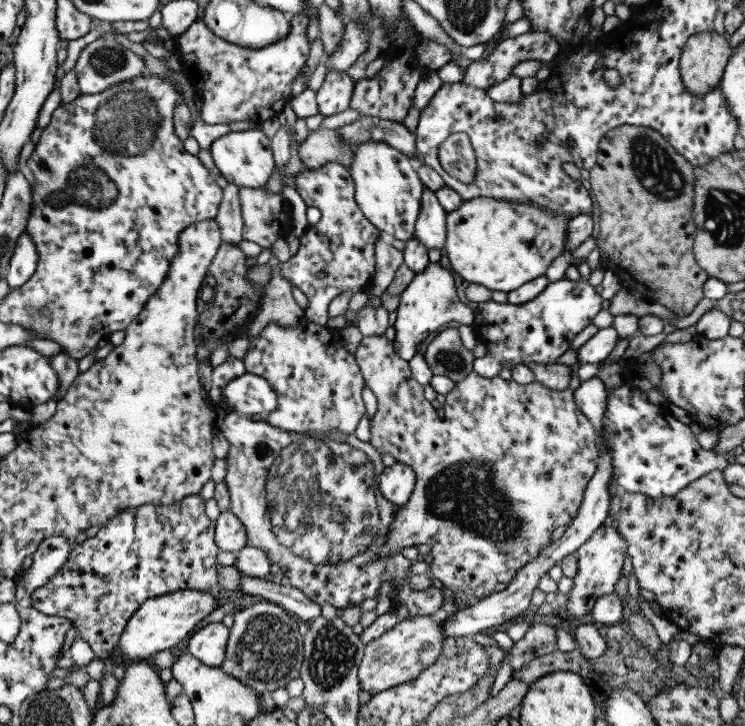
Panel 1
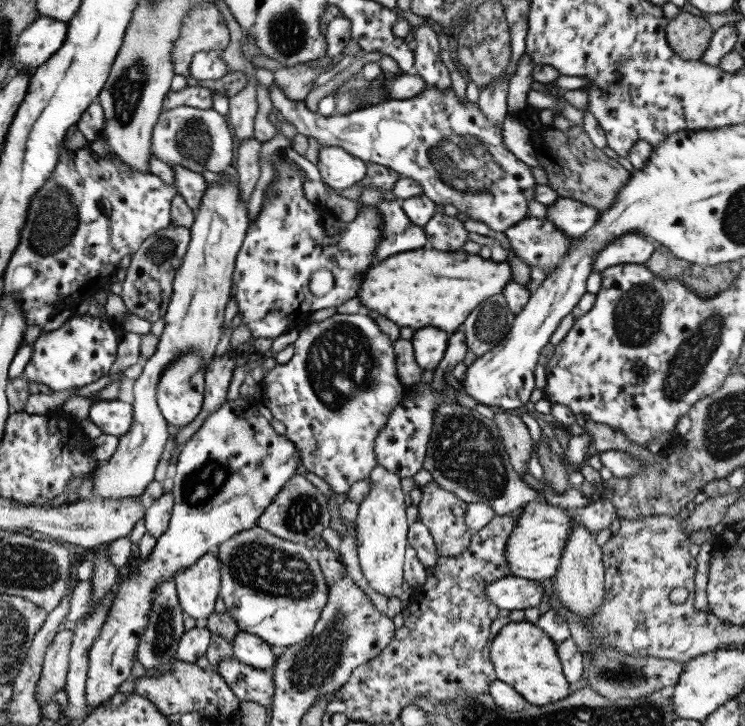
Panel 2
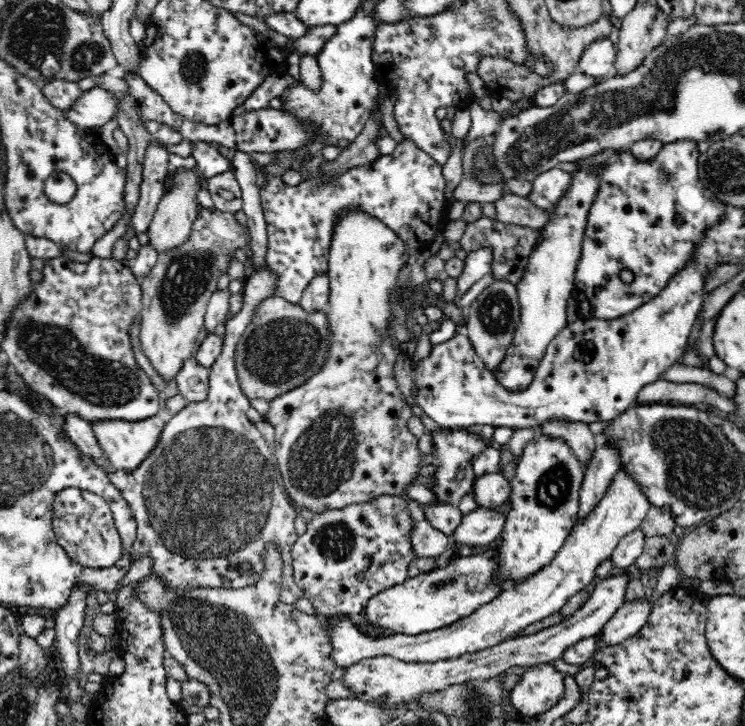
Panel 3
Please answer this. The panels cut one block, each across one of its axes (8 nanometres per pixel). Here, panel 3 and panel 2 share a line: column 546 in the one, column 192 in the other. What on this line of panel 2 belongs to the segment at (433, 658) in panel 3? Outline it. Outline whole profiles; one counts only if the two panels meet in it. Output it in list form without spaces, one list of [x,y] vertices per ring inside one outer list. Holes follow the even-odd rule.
[[[217,550],[214,554],[206,554],[202,558],[198,558],[191,567],[183,568],[184,570],[178,572],[178,576],[174,578],[177,597],[184,614],[193,616],[199,625],[203,625],[210,613],[215,611],[215,602],[219,597],[221,582],[219,568],[221,564],[216,554]]]

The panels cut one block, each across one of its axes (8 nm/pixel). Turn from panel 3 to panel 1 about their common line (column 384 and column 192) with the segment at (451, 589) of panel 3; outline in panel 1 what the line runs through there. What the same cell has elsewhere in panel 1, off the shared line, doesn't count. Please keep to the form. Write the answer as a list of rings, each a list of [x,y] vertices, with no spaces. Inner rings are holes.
[[[178,590],[145,600],[128,619],[117,645],[118,650],[130,663],[151,660],[158,652],[176,647],[192,632],[196,624],[210,616],[217,606],[216,598],[200,590]]]

